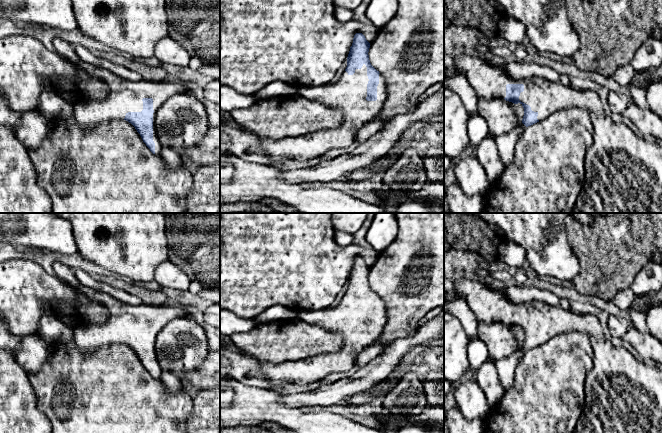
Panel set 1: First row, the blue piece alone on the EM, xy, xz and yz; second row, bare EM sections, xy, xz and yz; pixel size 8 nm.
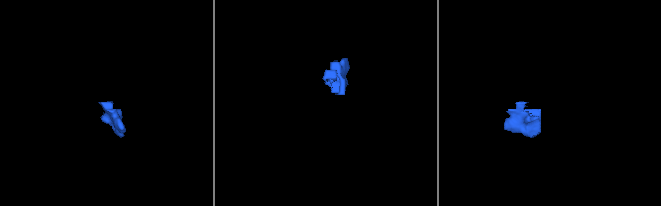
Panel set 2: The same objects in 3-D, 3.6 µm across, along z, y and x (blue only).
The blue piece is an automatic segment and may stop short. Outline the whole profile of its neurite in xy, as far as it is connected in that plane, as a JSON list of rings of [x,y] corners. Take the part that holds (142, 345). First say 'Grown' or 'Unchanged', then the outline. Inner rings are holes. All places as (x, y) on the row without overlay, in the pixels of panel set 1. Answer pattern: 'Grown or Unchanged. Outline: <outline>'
Grown. Outline: [[[55,262],[53,270],[60,280],[71,285],[87,299],[105,305],[109,311],[109,318],[103,324],[89,319],[74,327],[77,347],[84,354],[90,354],[101,346],[124,343],[135,351],[150,375],[160,379],[162,370],[156,358],[156,337],[171,320],[184,317],[186,309],[144,303],[125,304],[106,293],[85,286],[76,278],[74,269],[61,262]]]

